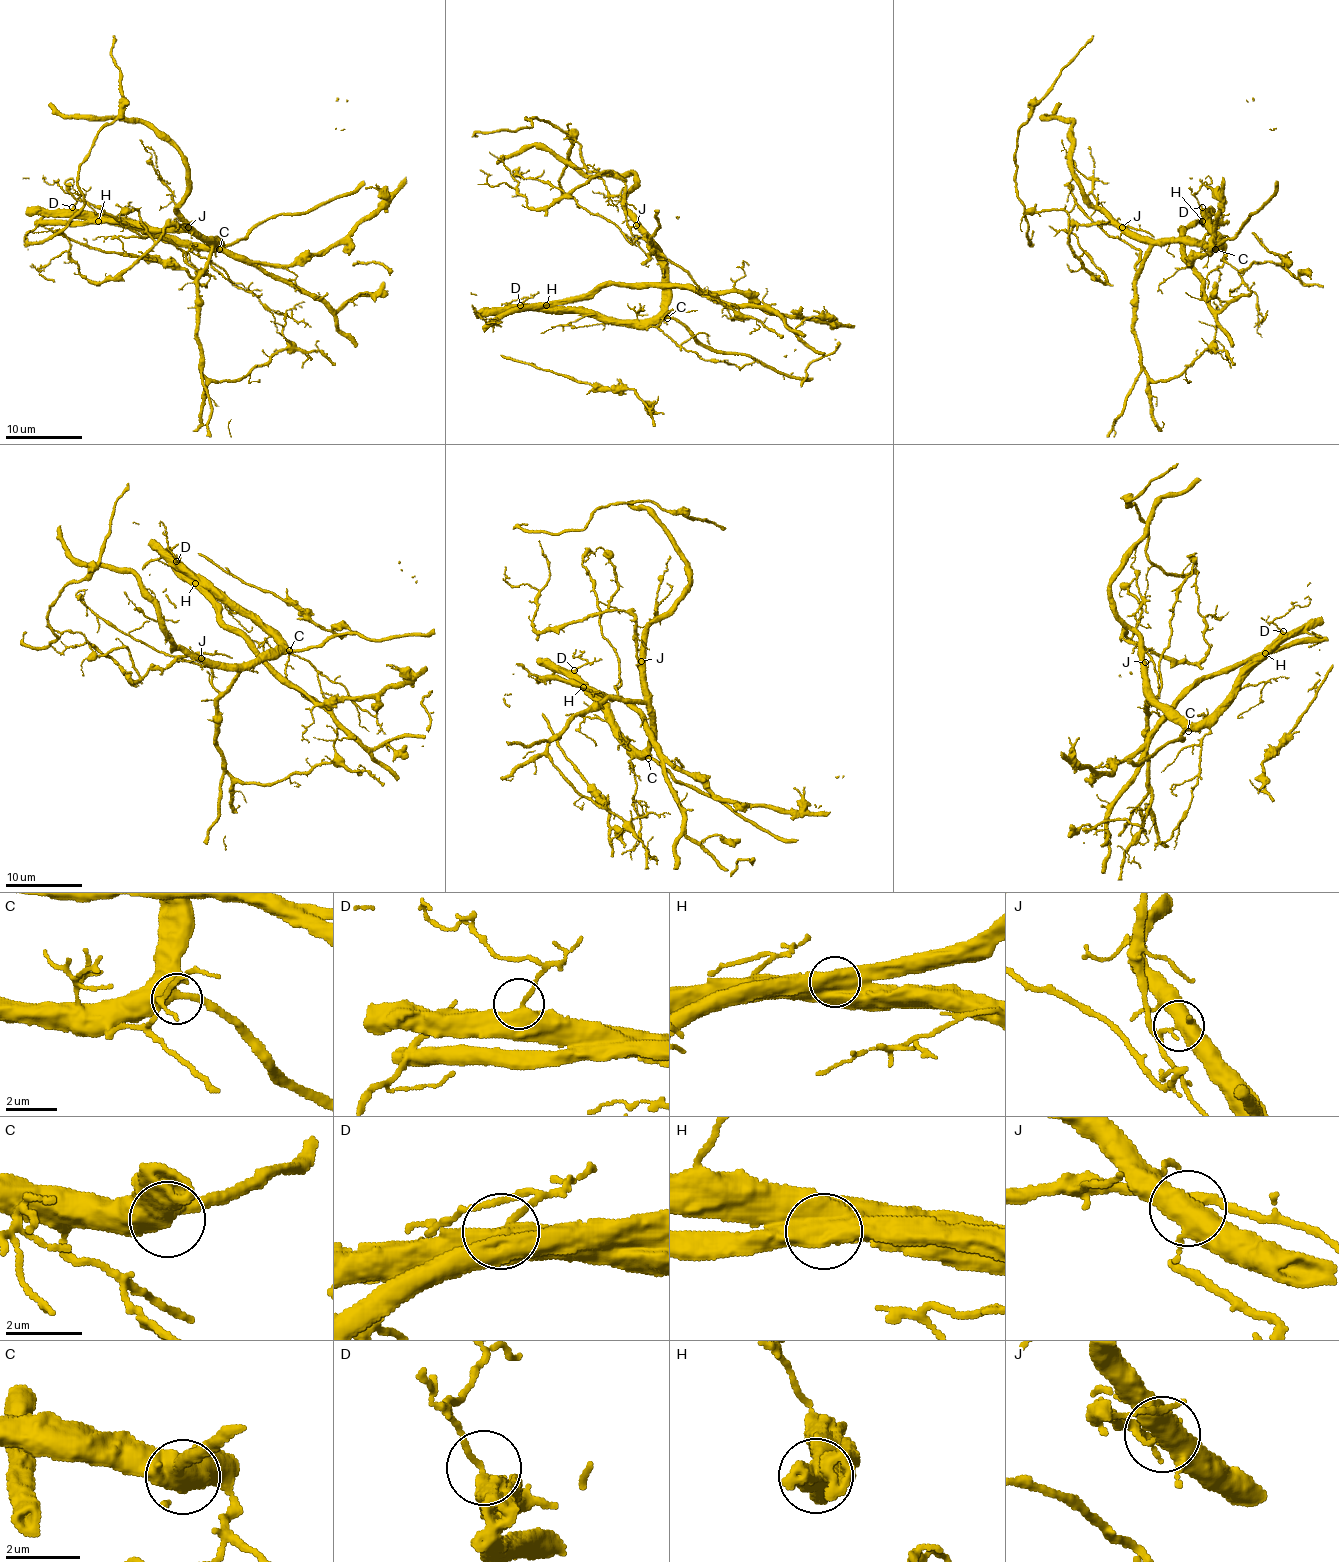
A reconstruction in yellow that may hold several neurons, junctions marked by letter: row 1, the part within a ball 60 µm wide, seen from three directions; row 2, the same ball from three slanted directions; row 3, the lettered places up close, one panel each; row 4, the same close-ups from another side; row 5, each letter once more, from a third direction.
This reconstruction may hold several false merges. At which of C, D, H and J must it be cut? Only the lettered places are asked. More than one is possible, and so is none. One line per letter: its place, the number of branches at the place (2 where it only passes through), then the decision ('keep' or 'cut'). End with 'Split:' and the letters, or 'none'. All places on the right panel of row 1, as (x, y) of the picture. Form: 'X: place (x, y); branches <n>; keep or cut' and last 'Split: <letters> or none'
C: place (1215, 249); branches 2; keep
D: place (1202, 207); branches 2; keep
H: place (1202, 221); branches 3; cut
J: place (1122, 227); branches 4; cut
Split: H, J

